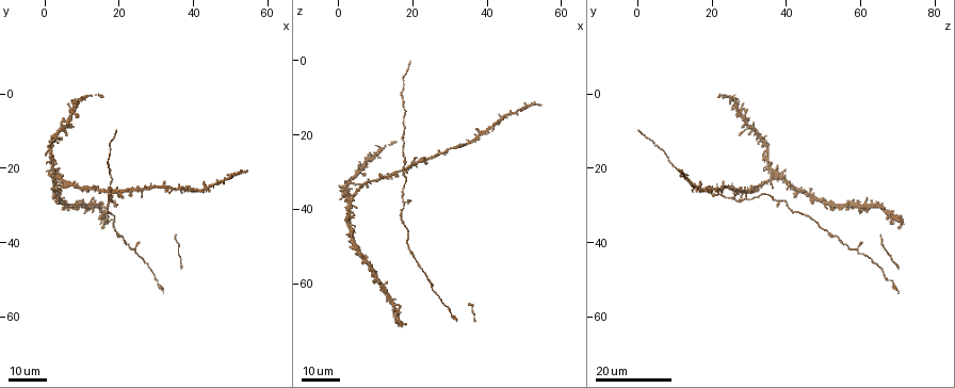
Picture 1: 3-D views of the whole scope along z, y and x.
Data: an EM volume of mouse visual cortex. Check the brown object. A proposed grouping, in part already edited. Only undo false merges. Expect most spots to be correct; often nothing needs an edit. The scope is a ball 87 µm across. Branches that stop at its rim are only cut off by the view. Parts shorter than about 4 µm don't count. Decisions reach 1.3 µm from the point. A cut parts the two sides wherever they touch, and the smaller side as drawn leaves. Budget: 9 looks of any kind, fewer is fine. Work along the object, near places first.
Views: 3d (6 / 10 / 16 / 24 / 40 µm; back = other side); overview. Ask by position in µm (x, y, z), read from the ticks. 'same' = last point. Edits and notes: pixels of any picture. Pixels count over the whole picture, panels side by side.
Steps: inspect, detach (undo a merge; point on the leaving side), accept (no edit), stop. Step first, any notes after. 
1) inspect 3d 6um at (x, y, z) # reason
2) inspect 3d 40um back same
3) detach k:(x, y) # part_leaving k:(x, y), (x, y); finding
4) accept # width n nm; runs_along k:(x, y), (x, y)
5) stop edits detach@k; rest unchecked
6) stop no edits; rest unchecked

inspect 3d 24um at (17.5, 28.5, 39.5) # a narrow waist

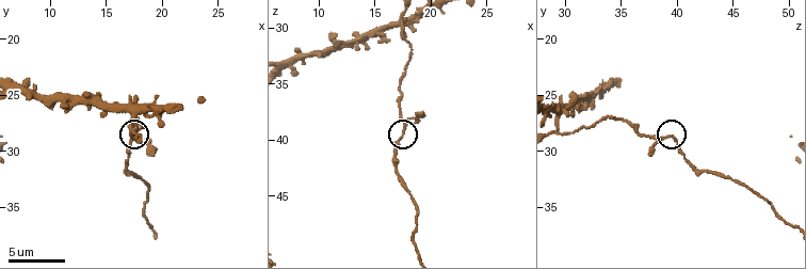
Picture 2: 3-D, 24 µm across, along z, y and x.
inspect 3d 6um at (17.6, 28.6, 39.2)

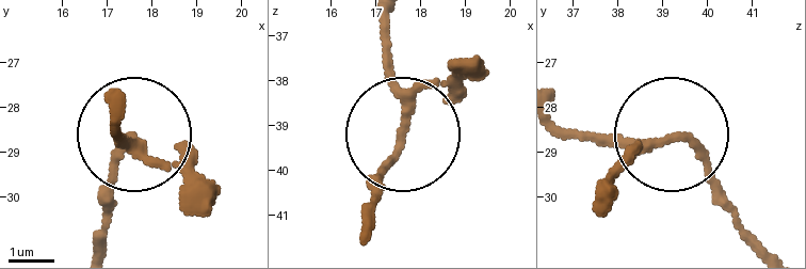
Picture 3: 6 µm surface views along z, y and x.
accept # width 190 nm; runs_along 3:(388, 24), (400, 139), (369, 203); all the same neuron

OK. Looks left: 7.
inspect 3d 10um at (17.4, 28.4, 29.2) # three arms meet

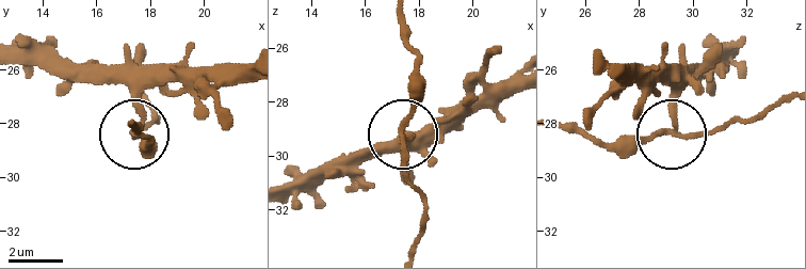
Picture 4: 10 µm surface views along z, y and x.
inspect 3d 6um same

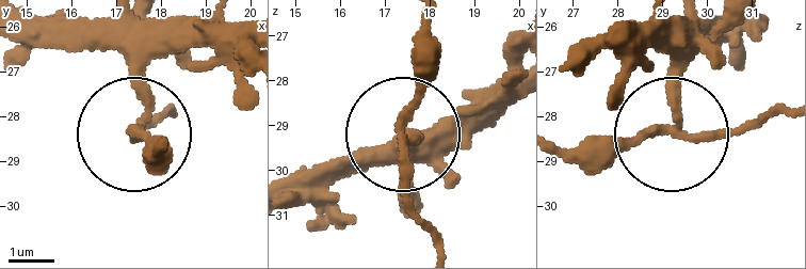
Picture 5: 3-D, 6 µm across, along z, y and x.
accept # side_arm 40 um; runs_along 5:(439, 242), (413, 208), (397, 127), (420, 81), (420, 17); one neuron here

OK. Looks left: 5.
inspect 3d 24um at (18.0, 25.5, 17.5) # calibre changes

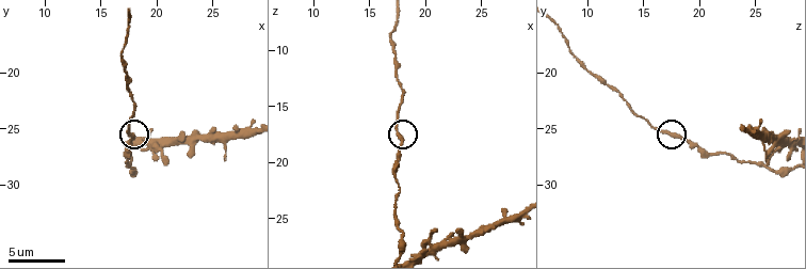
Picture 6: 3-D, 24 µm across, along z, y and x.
inspect 3d 6um at (17.4, 25.2, 16.6)

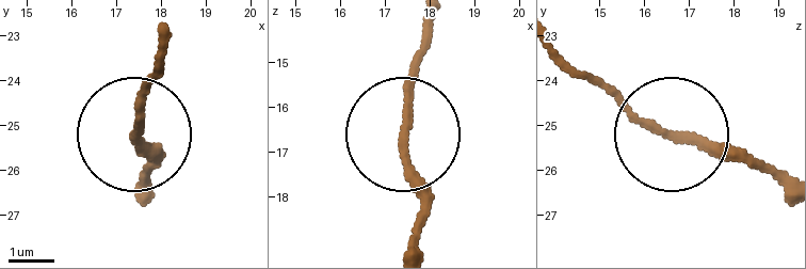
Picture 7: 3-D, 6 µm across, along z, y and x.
accept # runs_along 7:(140, 194), (151, 163), (136, 122), (151, 64); one neuron here

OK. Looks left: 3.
inspect 3d 6um at (17.2, 20.2, 10.4) # narrows sharply

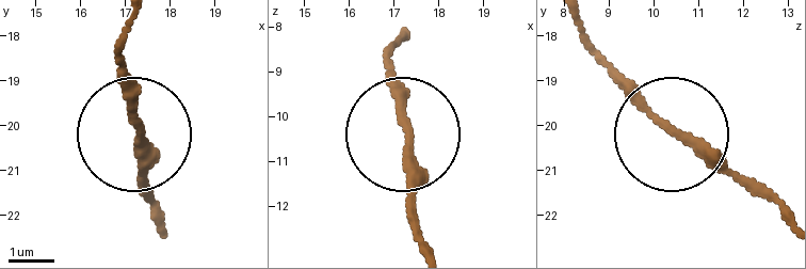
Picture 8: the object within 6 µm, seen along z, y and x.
accept # width 190 nm; all the same neuron

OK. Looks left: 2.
stop no edits; rest unchecked

